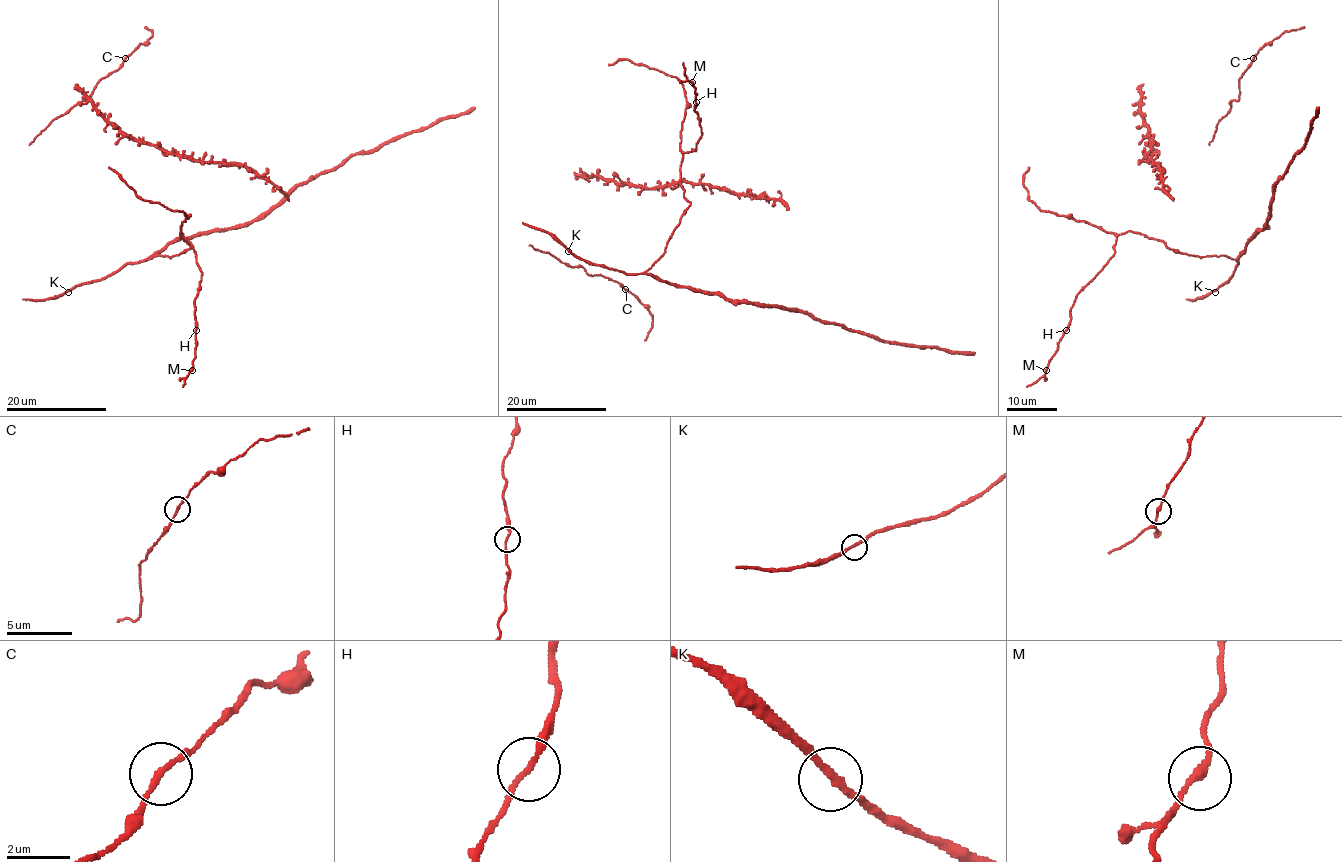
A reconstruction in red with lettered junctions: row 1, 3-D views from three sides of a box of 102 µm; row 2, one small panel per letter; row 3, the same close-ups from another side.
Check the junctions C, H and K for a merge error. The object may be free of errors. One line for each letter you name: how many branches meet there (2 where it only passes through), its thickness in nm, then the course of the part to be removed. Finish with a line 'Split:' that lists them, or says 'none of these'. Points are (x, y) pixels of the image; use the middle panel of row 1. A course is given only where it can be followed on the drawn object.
Split: none of these

